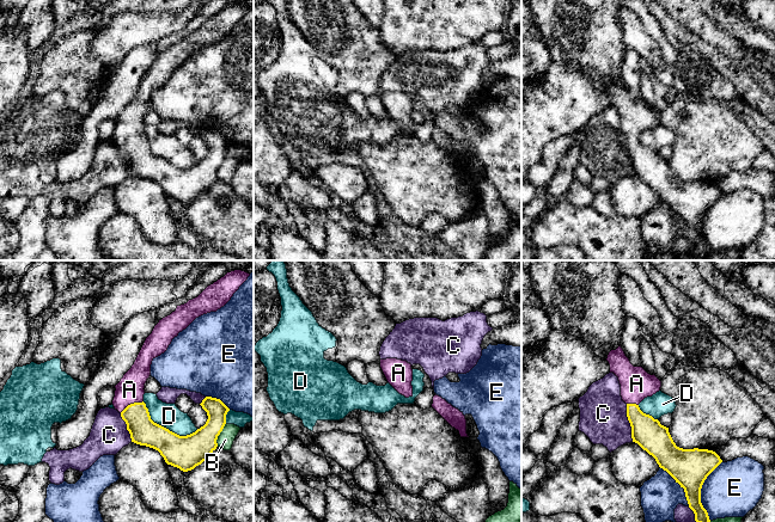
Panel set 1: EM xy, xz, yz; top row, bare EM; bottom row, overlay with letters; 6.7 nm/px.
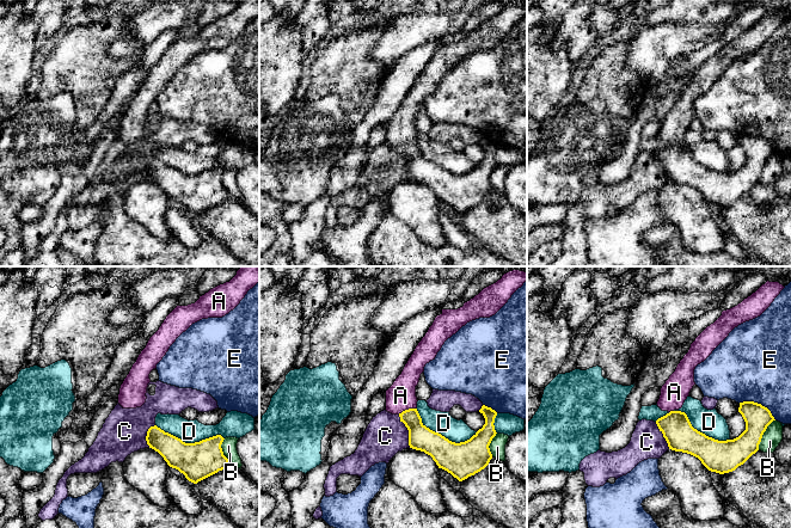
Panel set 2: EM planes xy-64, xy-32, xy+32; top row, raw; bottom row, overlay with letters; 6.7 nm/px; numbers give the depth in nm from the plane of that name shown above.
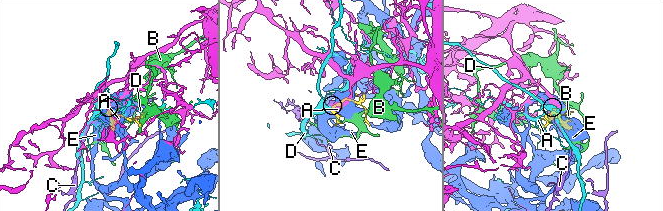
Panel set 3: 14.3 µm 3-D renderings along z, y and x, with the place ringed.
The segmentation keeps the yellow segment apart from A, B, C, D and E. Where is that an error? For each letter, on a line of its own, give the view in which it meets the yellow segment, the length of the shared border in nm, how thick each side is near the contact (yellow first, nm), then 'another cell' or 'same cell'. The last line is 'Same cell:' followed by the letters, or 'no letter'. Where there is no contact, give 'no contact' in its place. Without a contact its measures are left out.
A: xy | 180 nm | 190/180 nm | same cell
B: xy | 170 nm | 220/110 nm | another cell
C: yz | 260 nm | 200/320 nm | another cell
D: xy | 420 nm | 220/160 nm | another cell
E: yz | 400 nm | 260/360 nm | another cell
Same cell: A

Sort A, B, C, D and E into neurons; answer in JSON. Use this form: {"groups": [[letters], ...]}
{"groups": [["A"], ["B"], ["C"], ["D"], ["E"]]}

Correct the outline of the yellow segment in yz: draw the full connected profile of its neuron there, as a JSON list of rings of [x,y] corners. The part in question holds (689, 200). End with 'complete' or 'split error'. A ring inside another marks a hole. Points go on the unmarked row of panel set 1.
[[[621,78],[611,82],[606,93],[621,117],[621,129],[627,136],[627,149],[631,159],[633,174],[652,188],[660,201],[666,203],[684,221],[689,240],[696,256],[708,258],[707,242],[701,235],[701,221],[707,209],[722,195],[708,182],[683,182],[673,174],[669,160],[643,146],[639,136],[660,123],[661,113],[642,99],[634,99]]]; split error

